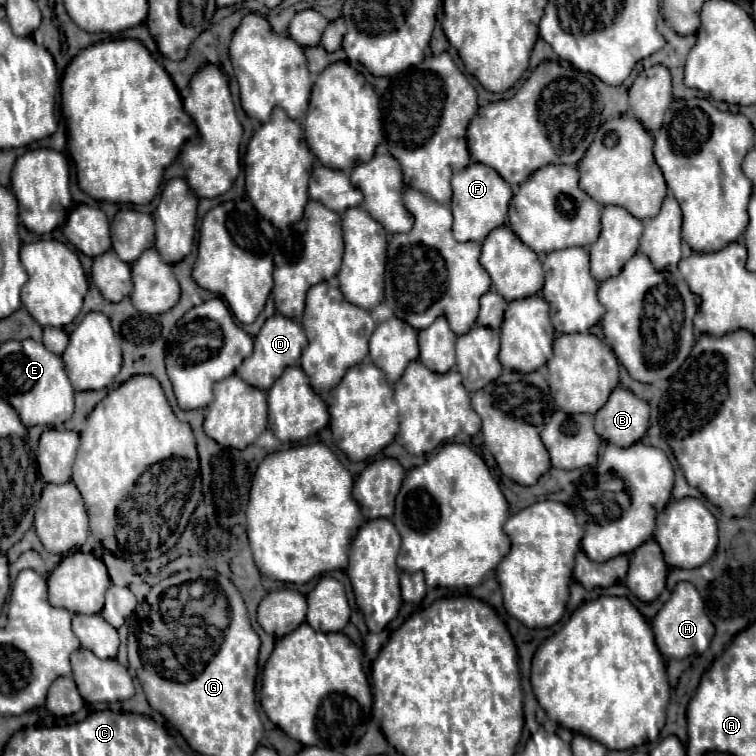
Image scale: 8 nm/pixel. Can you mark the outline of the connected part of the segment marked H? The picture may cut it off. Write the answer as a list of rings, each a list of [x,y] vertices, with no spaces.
[[[681,581],[675,585],[669,601],[651,619],[651,627],[655,633],[655,643],[667,659],[671,659],[671,657],[683,659],[683,657],[693,655],[693,653],[703,653],[709,647],[709,641],[715,633],[715,627],[705,613],[705,605],[701,601],[699,591],[687,581]]]

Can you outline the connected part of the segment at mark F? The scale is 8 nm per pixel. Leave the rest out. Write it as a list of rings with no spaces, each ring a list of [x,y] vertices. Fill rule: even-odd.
[[[471,163],[469,167],[453,173],[451,187],[453,187],[451,211],[453,211],[453,219],[455,219],[453,235],[457,241],[481,243],[489,235],[489,231],[493,231],[505,223],[507,207],[513,197],[513,191],[495,169],[491,169],[483,163]]]

